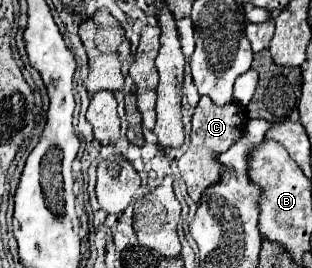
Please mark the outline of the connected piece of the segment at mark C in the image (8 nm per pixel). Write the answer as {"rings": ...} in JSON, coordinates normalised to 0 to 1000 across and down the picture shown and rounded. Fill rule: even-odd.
{"rings":[[[647,358],[628,410],[622,410],[622,440],[615,440],[615,500],[609,500],[609,545],[603,560],[583,575],[583,590],[571,597],[571,634],[583,672],[596,679],[603,724],[622,754],[641,746],[647,716],[660,709],[660,694],[679,694],[686,679],[705,672],[718,619],[692,597],[692,582],[705,567],[724,567],[724,552],[763,515],[763,500],[776,493],[782,470],[782,418],[763,403],[763,388],[724,388],[724,396],[686,396],[673,366]]]}

